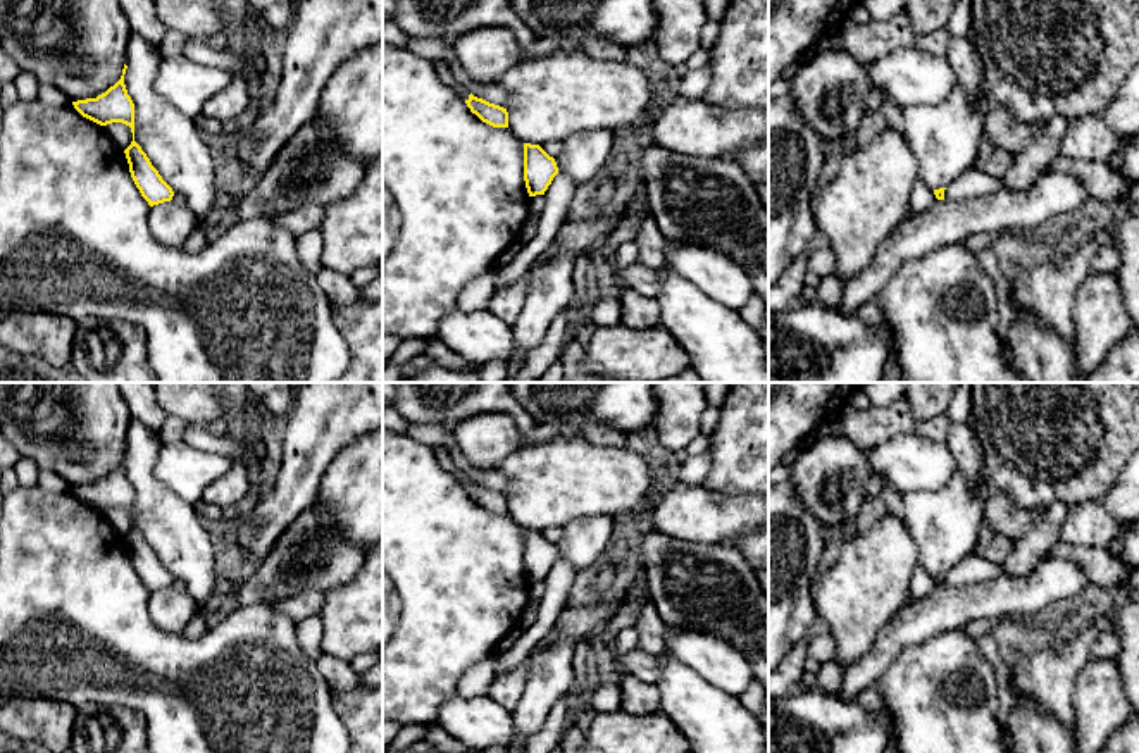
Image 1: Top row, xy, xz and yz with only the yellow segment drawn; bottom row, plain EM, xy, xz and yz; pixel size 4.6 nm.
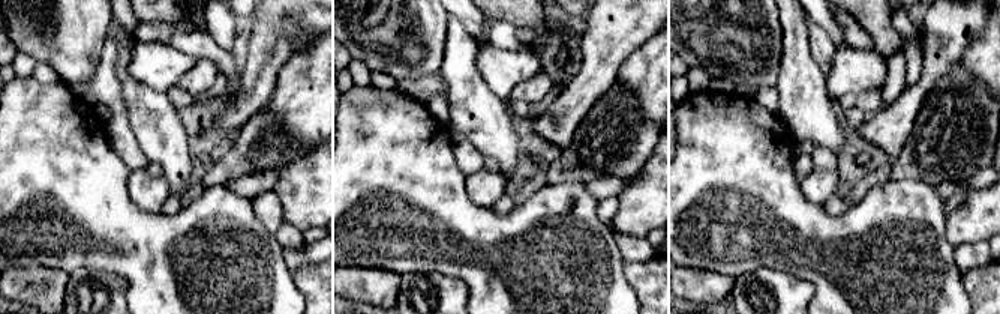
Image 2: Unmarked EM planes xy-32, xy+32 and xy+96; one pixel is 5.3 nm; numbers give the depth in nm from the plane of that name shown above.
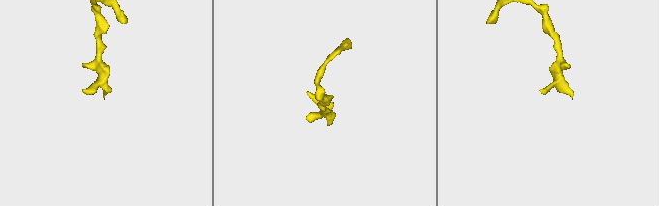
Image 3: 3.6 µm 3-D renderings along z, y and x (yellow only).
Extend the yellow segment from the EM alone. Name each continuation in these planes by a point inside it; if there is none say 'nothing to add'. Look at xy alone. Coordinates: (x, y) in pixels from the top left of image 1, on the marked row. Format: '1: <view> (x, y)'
nothing to add

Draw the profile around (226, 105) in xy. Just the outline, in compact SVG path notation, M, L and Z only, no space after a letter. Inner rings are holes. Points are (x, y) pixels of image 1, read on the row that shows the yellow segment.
M240 74L233 76L229 86L214 95L203 107L203 114L217 119L222 126L234 122L248 107L250 96L245 79Z

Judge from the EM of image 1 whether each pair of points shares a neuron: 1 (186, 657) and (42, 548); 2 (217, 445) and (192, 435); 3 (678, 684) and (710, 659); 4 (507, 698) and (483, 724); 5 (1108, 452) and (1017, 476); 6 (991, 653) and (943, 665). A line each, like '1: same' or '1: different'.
1: same
2: same
3: different
4: different
5: same
6: different

